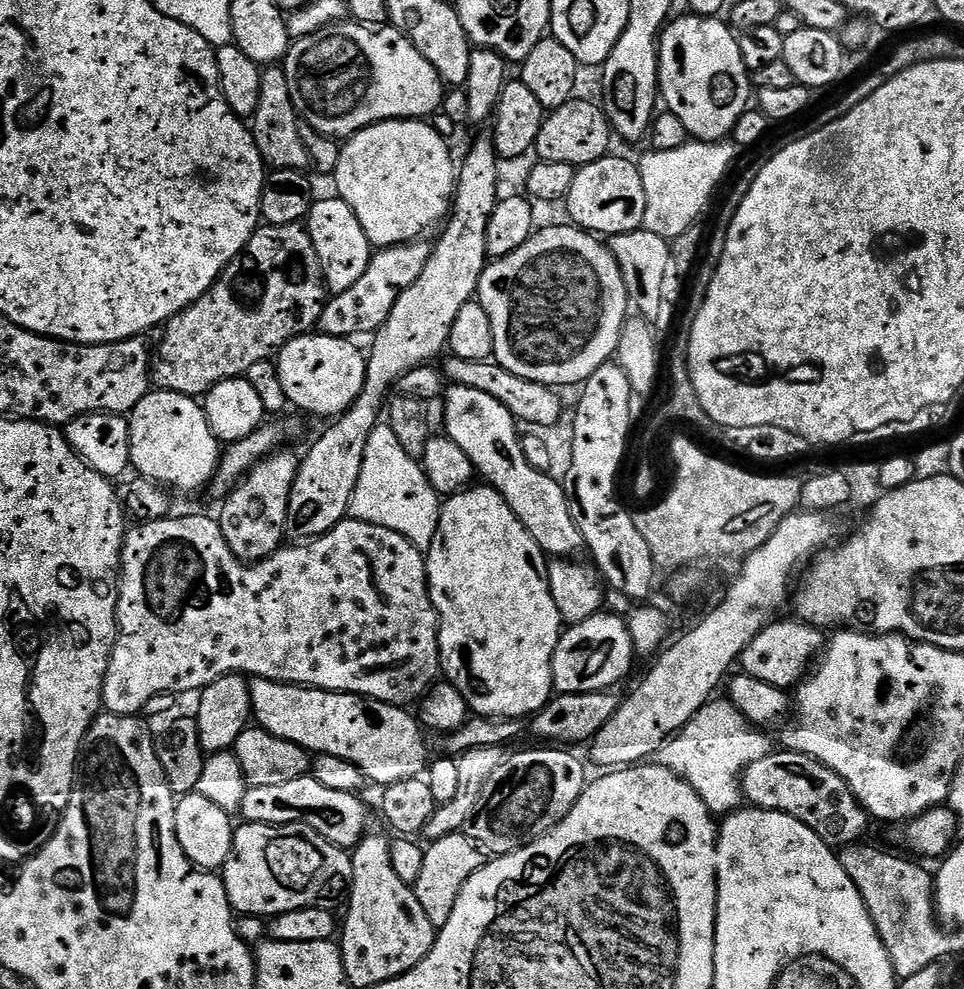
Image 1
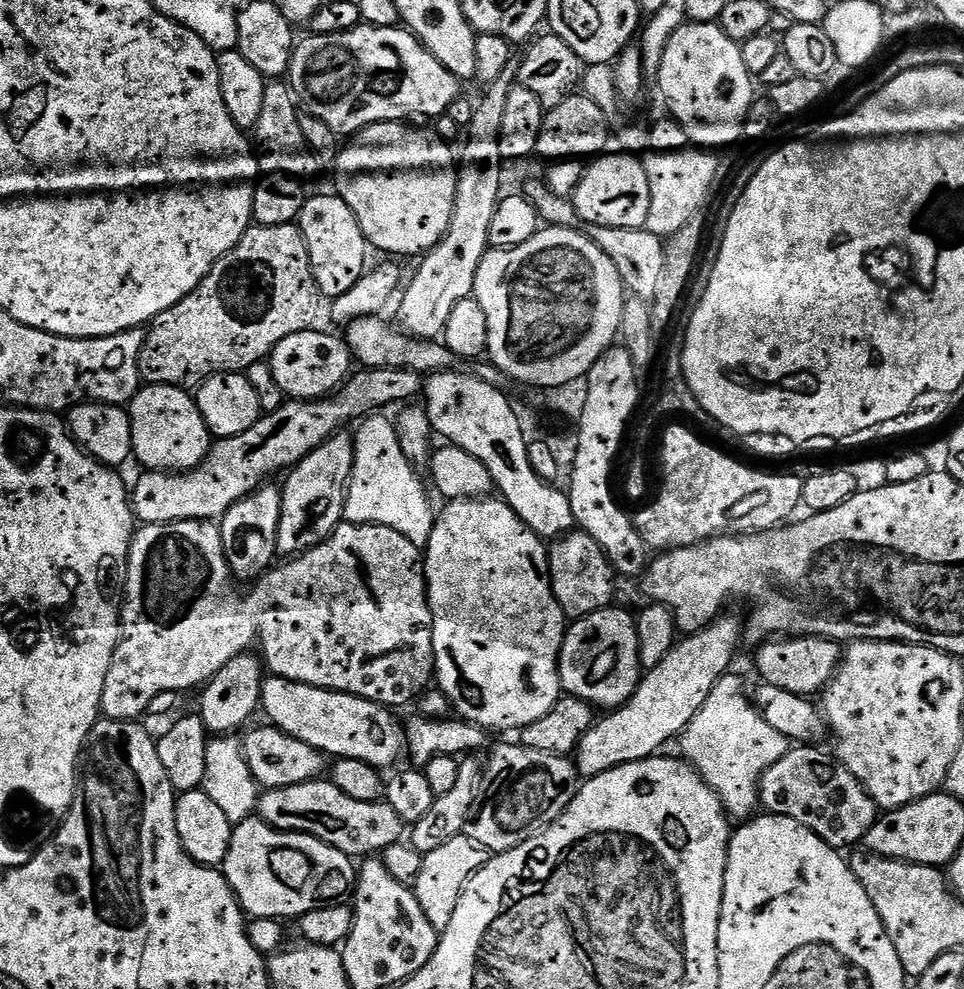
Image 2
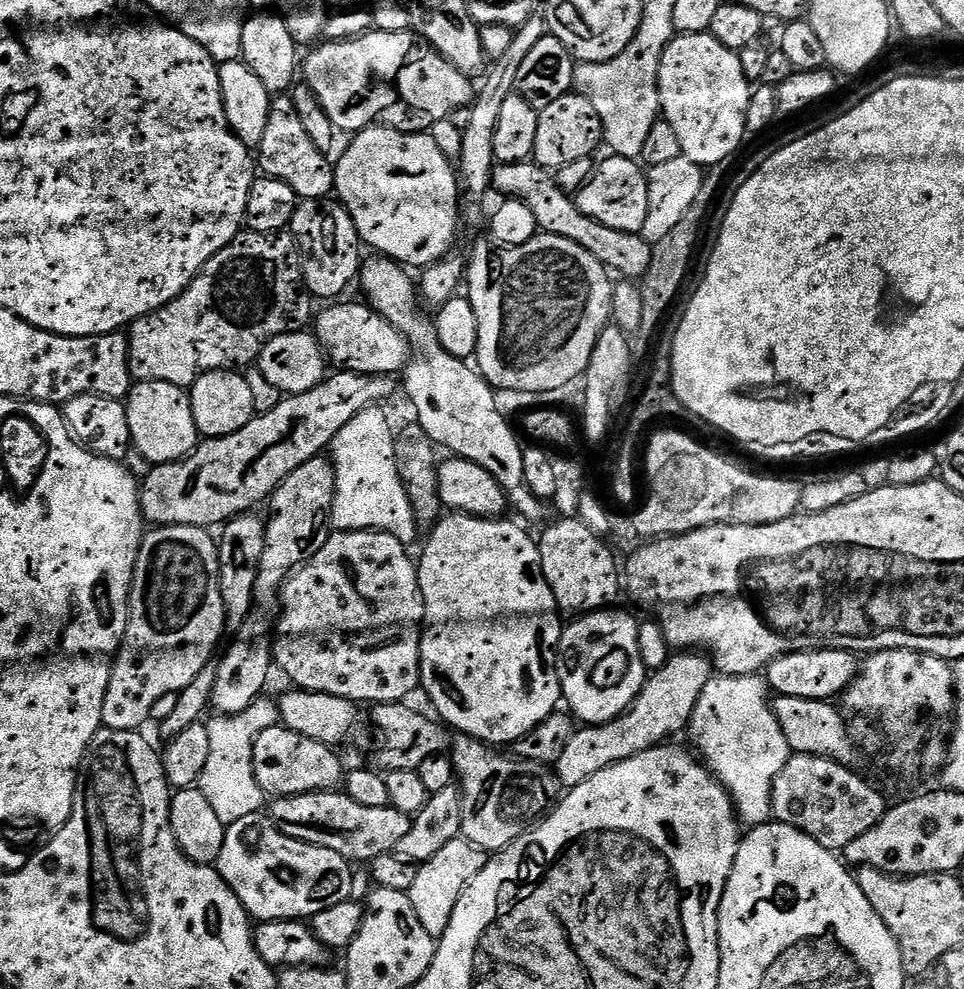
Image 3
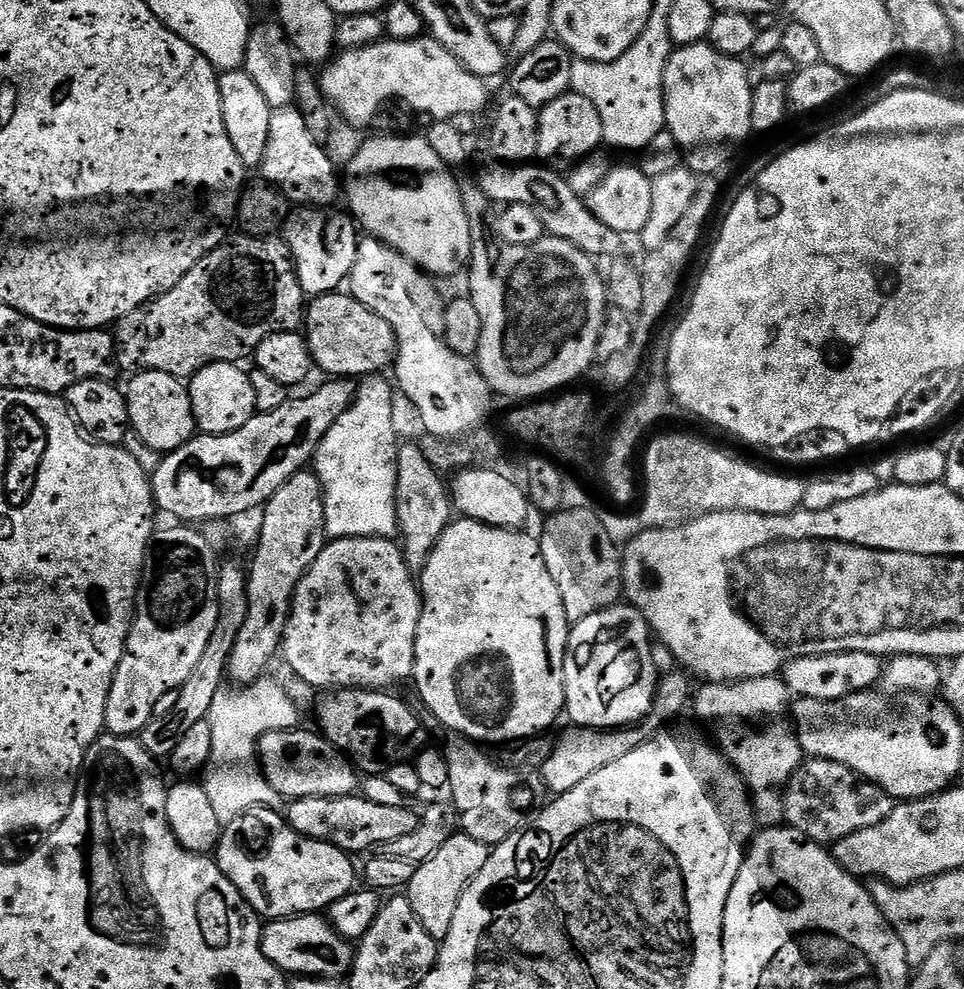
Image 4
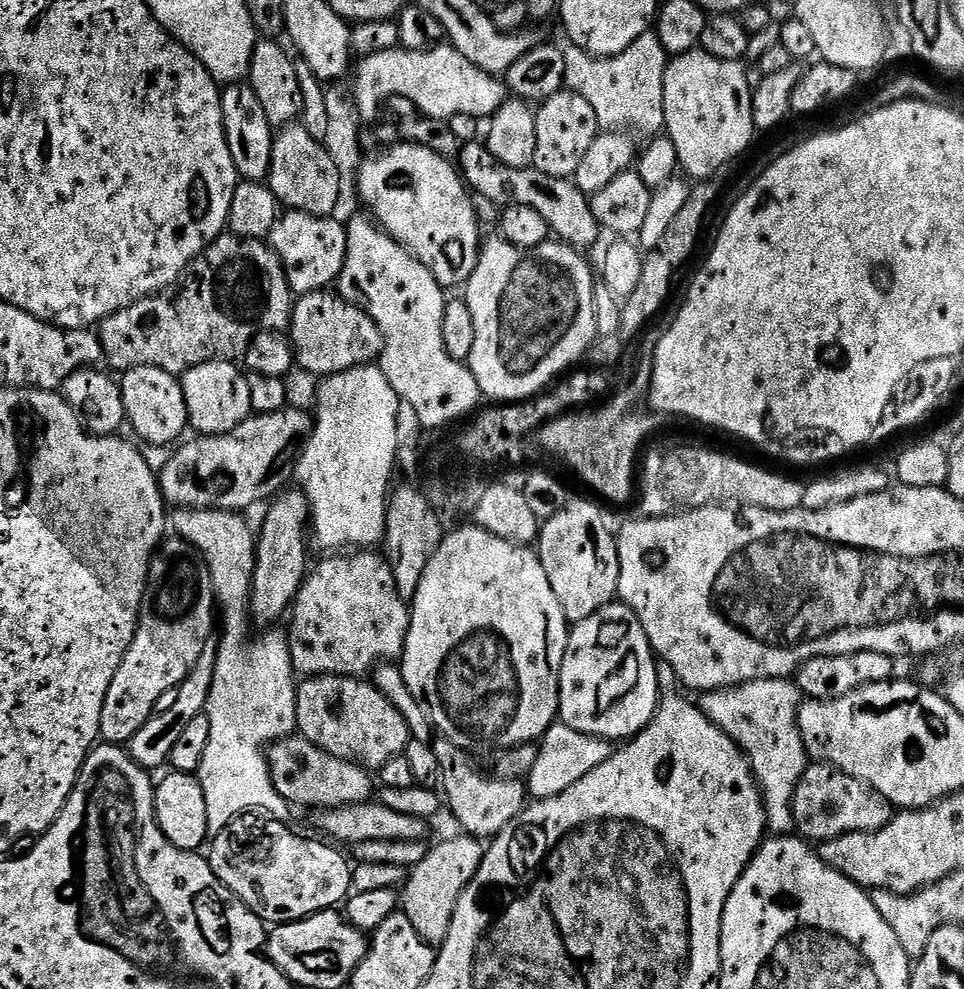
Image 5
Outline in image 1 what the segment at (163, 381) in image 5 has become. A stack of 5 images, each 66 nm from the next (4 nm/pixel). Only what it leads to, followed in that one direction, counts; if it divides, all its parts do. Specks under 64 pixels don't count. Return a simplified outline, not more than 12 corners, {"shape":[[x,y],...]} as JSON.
{"shape":[[149,390],[127,417],[131,467],[207,489],[222,445],[193,397]]}

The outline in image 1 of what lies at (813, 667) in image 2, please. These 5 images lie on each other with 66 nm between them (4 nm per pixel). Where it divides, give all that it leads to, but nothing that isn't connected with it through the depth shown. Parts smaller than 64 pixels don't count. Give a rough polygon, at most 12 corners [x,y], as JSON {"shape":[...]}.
{"shape":[[777,619],[746,646],[750,678],[792,690],[826,647],[821,629]]}

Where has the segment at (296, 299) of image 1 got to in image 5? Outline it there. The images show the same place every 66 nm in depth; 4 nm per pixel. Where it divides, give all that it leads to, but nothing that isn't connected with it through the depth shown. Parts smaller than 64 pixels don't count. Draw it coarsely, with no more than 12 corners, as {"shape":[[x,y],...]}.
{"shape":[[222,234],[98,325],[109,369],[180,378],[291,325],[264,240]]}

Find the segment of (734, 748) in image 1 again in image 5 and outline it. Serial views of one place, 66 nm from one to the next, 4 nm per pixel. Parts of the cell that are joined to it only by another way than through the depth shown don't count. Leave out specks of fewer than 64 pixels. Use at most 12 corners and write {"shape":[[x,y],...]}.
{"shape":[[752,680],[701,711],[743,749],[769,831],[795,829],[810,767],[799,685]]}

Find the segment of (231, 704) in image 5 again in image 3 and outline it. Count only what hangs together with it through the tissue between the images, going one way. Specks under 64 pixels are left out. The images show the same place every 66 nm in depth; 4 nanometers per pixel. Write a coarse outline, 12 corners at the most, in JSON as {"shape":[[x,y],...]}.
{"shape":[[267,698],[207,721],[198,787],[227,826],[265,807],[258,734],[281,723]]}

